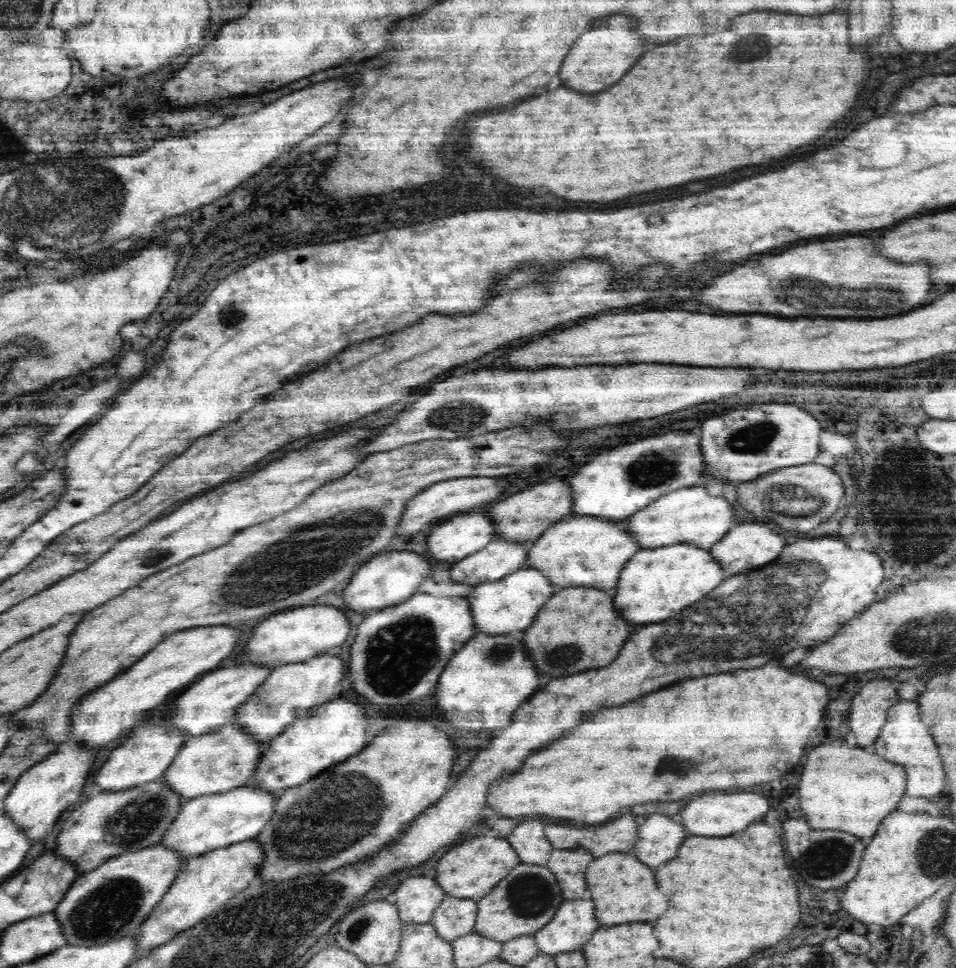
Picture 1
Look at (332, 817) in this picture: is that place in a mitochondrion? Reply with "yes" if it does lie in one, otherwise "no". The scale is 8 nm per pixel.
yes

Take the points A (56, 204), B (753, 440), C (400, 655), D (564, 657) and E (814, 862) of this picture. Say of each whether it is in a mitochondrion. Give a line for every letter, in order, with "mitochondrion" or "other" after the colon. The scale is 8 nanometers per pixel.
A: mitochondrion
B: mitochondrion
C: mitochondrion
D: mitochondrion
E: mitochondrion

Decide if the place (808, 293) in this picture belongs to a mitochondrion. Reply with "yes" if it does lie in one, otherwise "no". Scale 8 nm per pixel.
yes

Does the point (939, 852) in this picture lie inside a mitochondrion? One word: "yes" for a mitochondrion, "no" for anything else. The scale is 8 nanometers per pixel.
yes

